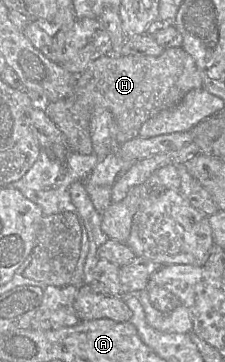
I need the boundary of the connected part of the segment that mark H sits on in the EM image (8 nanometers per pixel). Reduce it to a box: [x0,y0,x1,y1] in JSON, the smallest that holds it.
[43,47,204,155]

